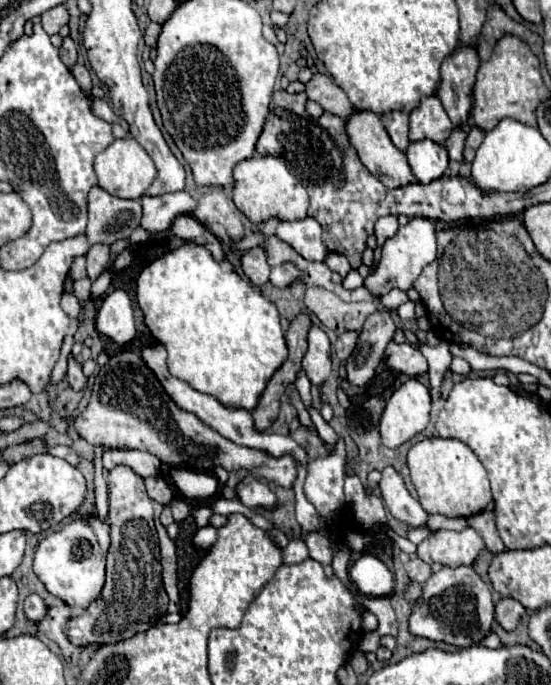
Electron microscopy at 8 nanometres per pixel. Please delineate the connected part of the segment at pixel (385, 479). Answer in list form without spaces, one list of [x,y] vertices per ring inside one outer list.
[[[385,467],[381,475],[381,495],[391,515],[411,527],[421,527],[427,521],[427,513],[423,511],[421,503],[413,499],[405,489],[403,477],[393,467]]]

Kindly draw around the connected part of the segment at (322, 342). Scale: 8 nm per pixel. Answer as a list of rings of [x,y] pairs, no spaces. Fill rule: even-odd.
[[[321,327],[309,329],[309,349],[303,357],[303,371],[307,373],[313,385],[323,385],[323,381],[331,375],[331,343]]]

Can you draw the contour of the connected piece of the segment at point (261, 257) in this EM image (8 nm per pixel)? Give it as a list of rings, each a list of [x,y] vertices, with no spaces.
[[[261,247],[245,251],[243,257],[241,257],[241,267],[243,267],[243,273],[251,279],[253,285],[263,287],[269,281],[271,267],[269,267],[265,251]]]

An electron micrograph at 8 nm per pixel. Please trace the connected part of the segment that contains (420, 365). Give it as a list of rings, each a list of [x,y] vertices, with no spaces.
[[[391,341],[387,345],[387,349],[385,349],[385,361],[387,361],[389,367],[393,367],[395,371],[401,371],[401,373],[407,373],[409,377],[427,373],[425,357],[411,343],[395,343],[395,341]]]

